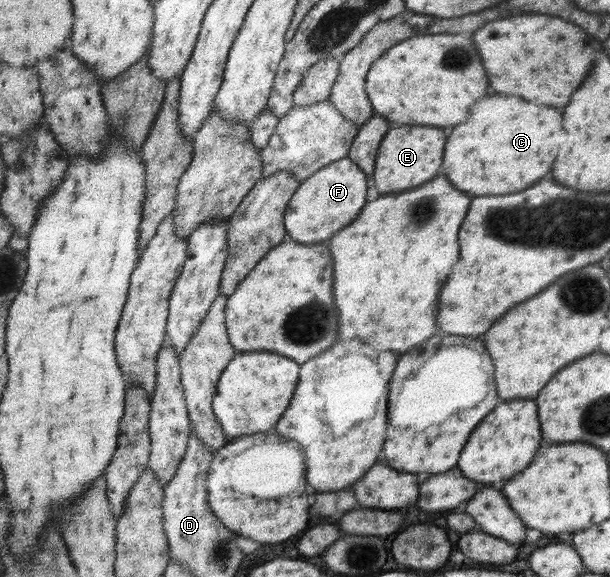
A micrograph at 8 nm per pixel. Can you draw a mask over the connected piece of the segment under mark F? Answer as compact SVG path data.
M352 158L335 161L305 179L289 202L285 216L288 237L302 244L331 240L362 213L368 203L368 176Z

